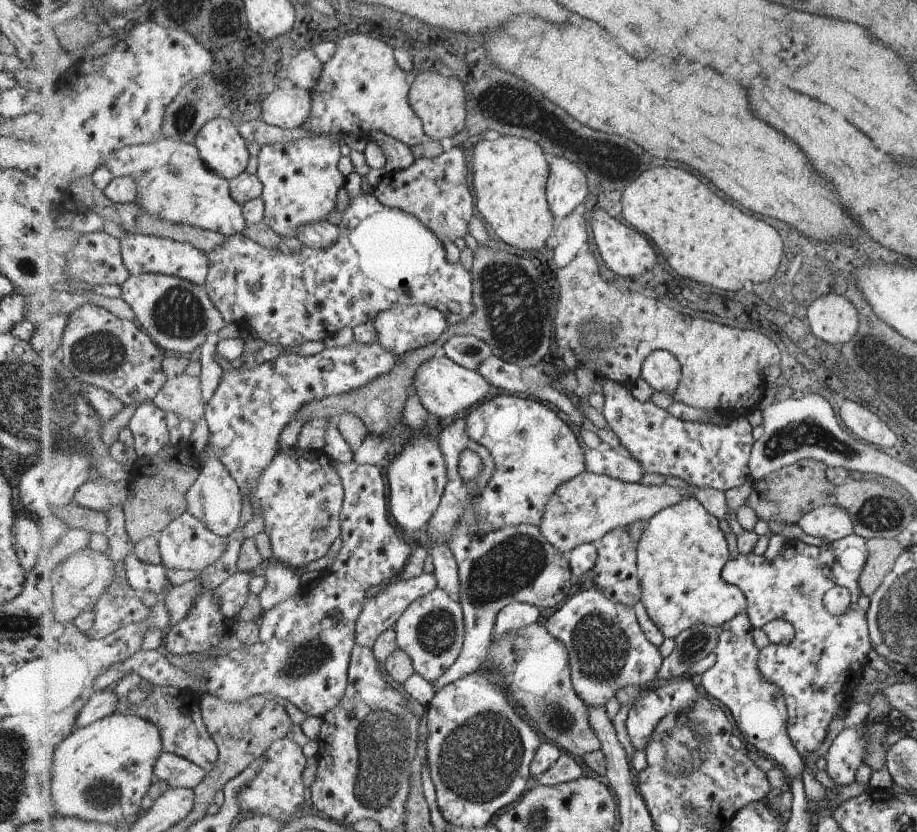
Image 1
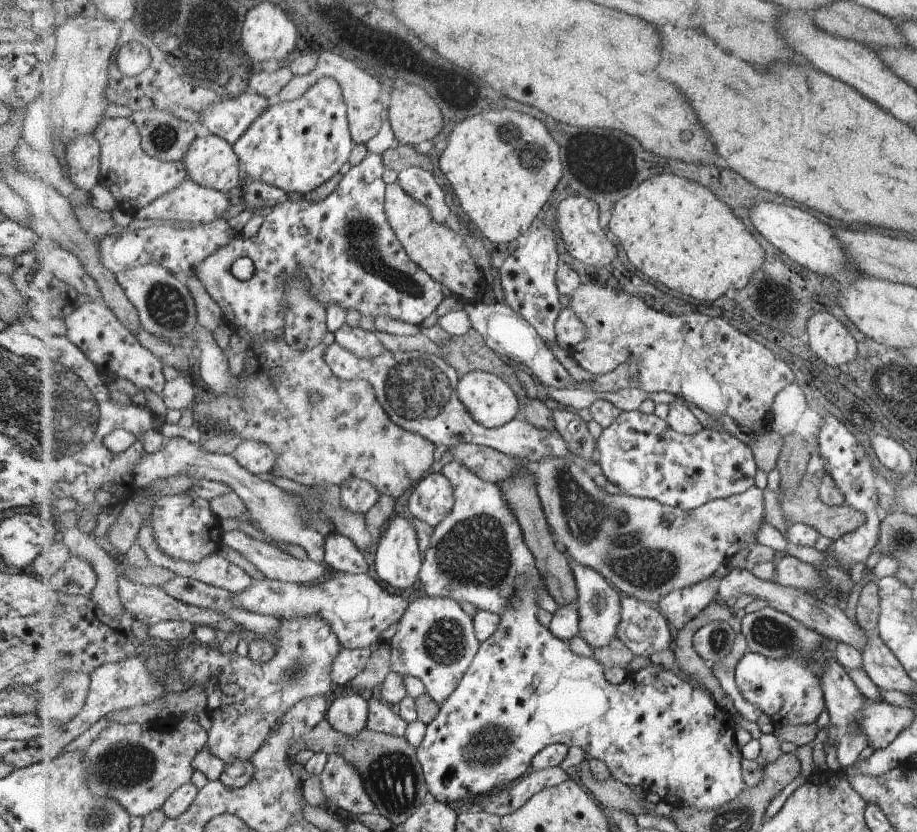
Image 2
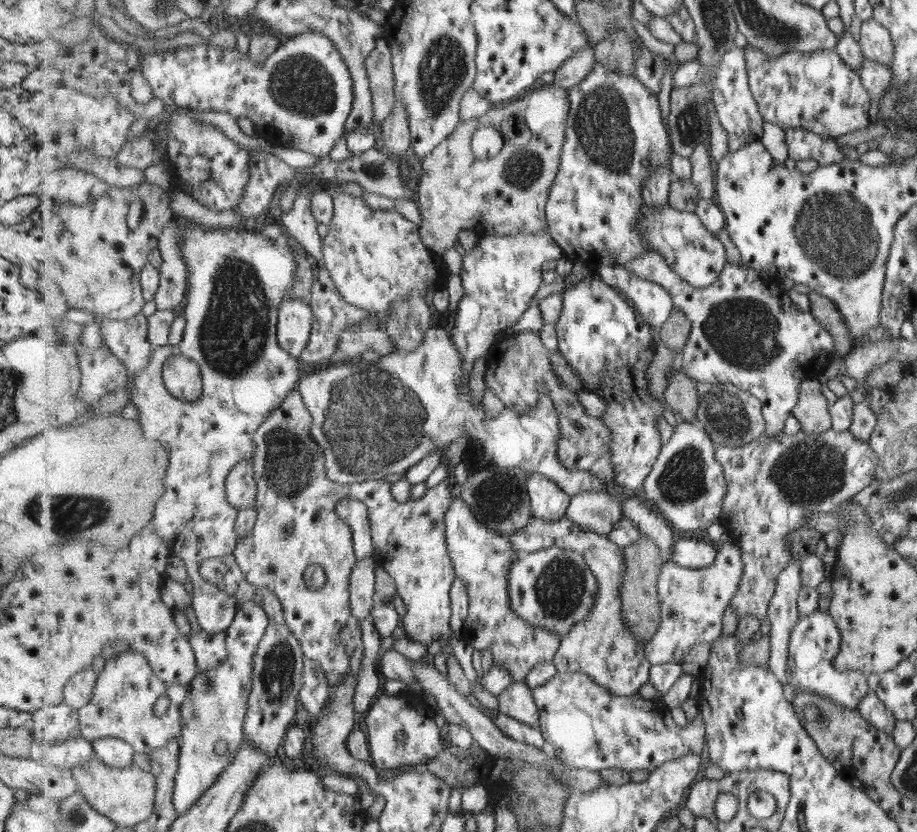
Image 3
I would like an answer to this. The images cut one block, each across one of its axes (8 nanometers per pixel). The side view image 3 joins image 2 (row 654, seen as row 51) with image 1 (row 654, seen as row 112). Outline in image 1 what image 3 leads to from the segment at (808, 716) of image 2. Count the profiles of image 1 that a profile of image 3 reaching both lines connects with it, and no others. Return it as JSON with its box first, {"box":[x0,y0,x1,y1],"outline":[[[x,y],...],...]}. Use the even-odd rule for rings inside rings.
{"box":[724,534,874,758],"outline":[[[851,534],[842,540],[821,546],[807,546],[805,542],[793,541],[788,550],[780,552],[773,560],[754,552],[733,558],[724,569],[724,580],[743,590],[748,599],[748,614],[754,629],[765,628],[775,620],[787,620],[795,626],[796,639],[788,645],[771,644],[760,652],[759,668],[764,679],[775,682],[785,693],[788,704],[788,733],[804,758],[809,758],[829,734],[829,724],[837,710],[844,706],[860,685],[863,668],[867,666],[869,654],[874,649],[868,624],[868,609],[871,600],[860,588],[860,577],[868,563],[868,540]],[[829,590],[848,590],[849,606],[843,614],[827,610],[825,596]]]}

